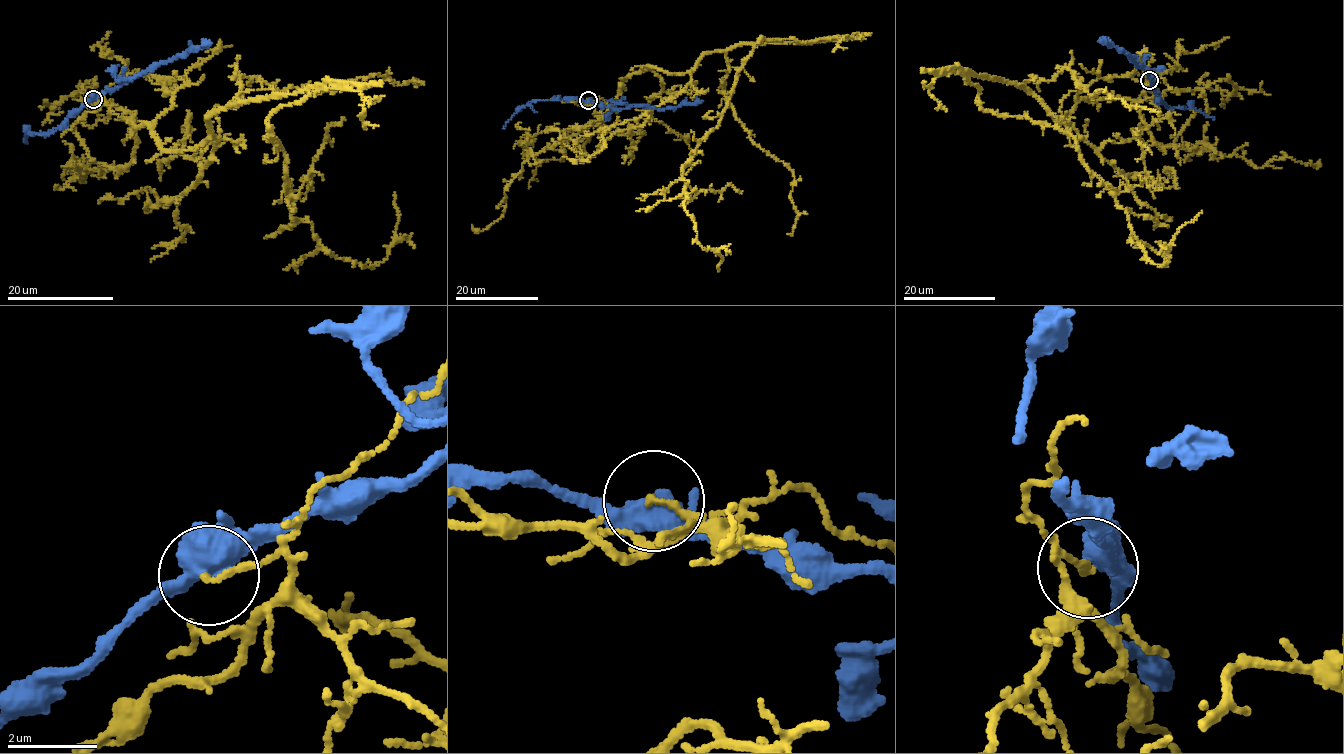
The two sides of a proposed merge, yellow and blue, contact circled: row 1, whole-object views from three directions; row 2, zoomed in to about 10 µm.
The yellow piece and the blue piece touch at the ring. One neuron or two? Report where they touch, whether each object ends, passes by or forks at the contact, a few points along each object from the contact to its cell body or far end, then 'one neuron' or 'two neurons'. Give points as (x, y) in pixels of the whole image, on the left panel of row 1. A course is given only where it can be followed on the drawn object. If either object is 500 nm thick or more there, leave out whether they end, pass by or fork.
at (93, 99); yellow ends there; blue forks there; yellow runs (94, 98), (177, 151), (219, 110), (314, 87), (268, 136), (293, 218), (357, 264), (386, 258), (394, 193); blue runs (94, 98), (162, 63), (207, 47), (211, 42); one neuron

